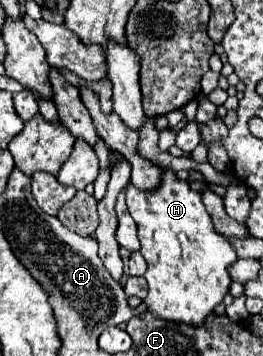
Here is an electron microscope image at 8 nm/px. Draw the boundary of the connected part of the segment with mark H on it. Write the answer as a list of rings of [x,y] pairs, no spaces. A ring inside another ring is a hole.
[[[163,168],[161,184],[155,190],[143,192],[127,184],[127,208],[137,222],[141,254],[147,262],[145,280],[149,294],[145,304],[149,312],[163,320],[177,320],[199,326],[213,314],[213,308],[229,292],[231,276],[227,266],[237,260],[231,242],[215,232],[201,194],[191,190],[189,182],[179,180],[171,168]]]

